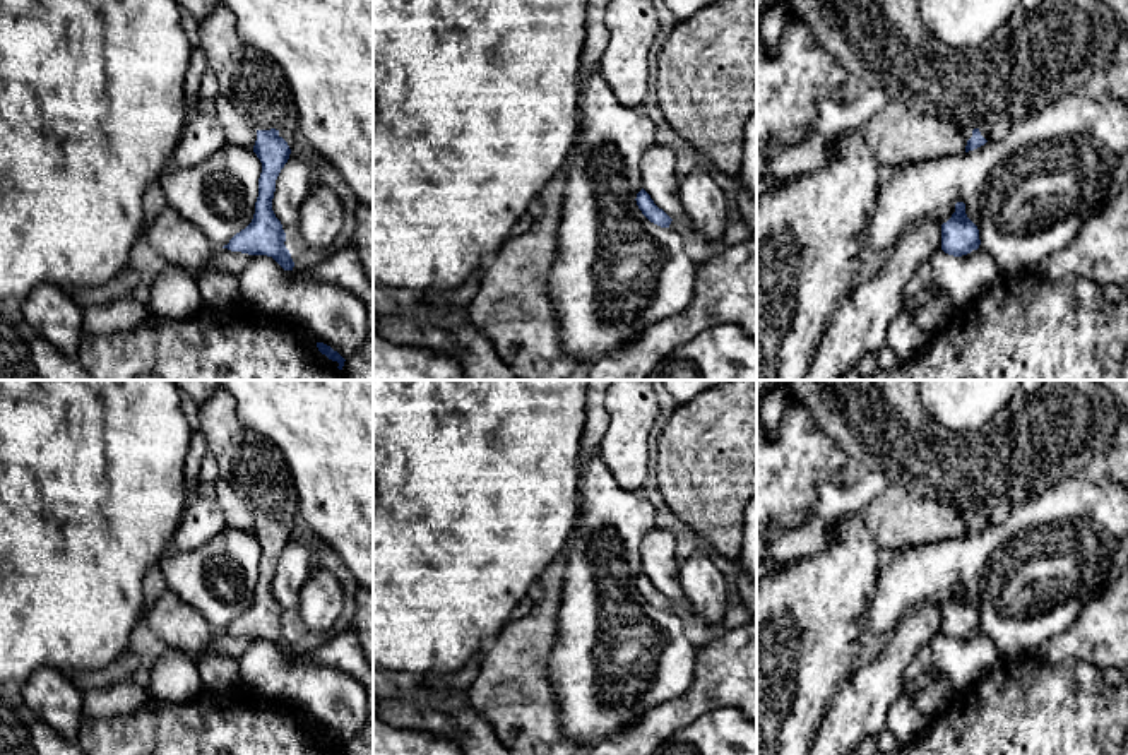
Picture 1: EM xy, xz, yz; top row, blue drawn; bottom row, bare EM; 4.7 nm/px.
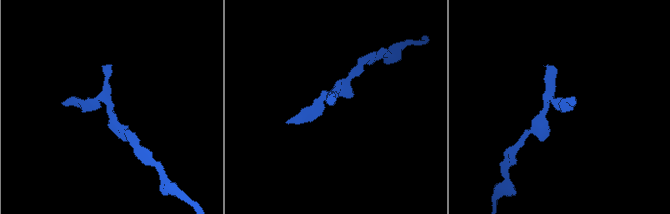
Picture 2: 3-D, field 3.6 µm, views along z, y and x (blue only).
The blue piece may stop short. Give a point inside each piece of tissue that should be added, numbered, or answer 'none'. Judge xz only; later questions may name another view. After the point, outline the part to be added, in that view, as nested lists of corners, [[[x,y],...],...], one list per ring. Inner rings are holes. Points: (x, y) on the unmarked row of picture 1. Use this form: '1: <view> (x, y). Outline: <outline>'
none

